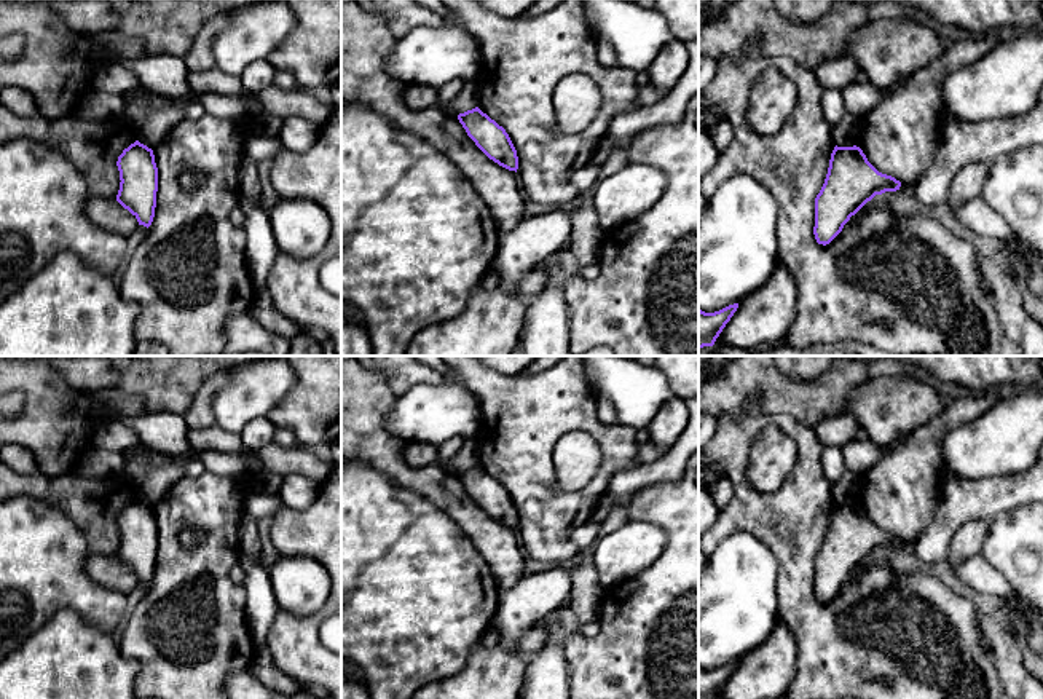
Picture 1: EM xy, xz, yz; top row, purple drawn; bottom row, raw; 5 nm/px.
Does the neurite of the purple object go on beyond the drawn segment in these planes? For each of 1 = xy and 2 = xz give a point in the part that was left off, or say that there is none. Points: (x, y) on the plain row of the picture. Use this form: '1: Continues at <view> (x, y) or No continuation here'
1: No continuation here
2: No continuation here

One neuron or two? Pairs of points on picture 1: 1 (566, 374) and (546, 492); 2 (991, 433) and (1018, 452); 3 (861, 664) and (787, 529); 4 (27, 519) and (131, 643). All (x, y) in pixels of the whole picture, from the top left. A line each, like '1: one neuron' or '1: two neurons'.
1: one neuron
2: one neuron
3: one neuron
4: two neurons

